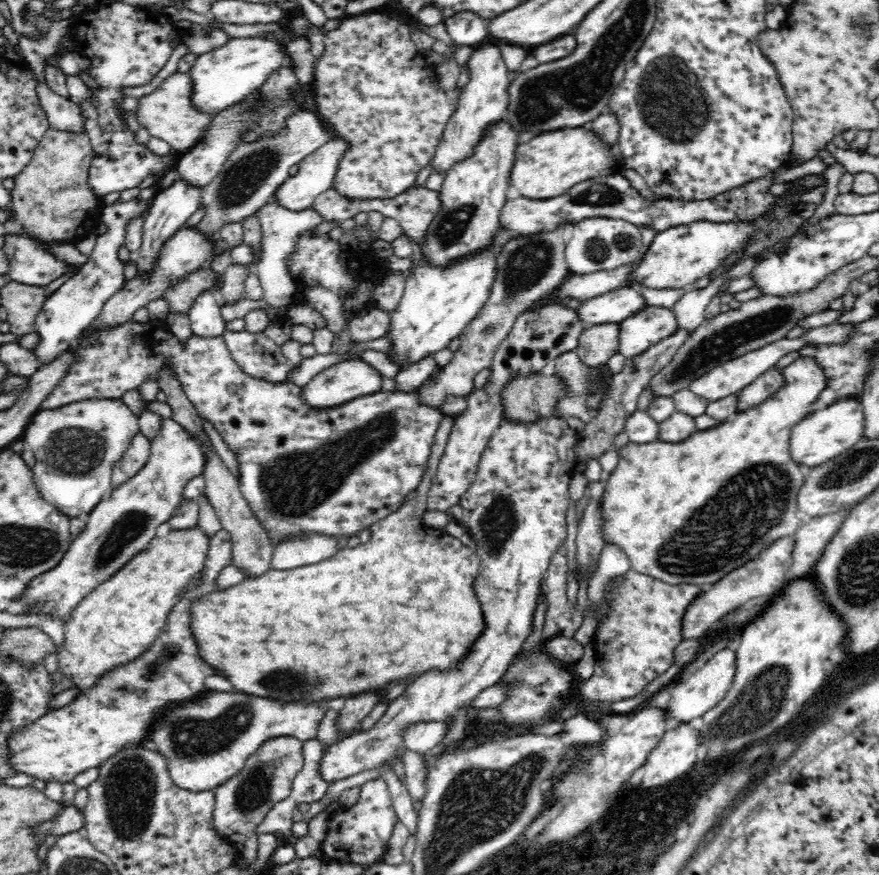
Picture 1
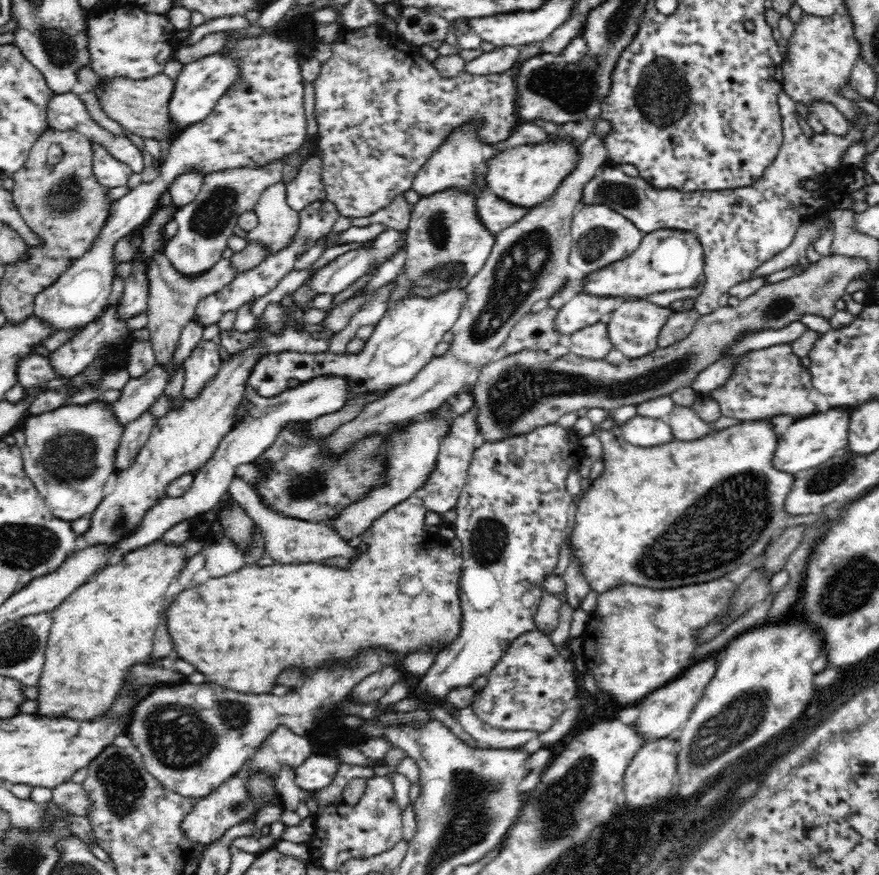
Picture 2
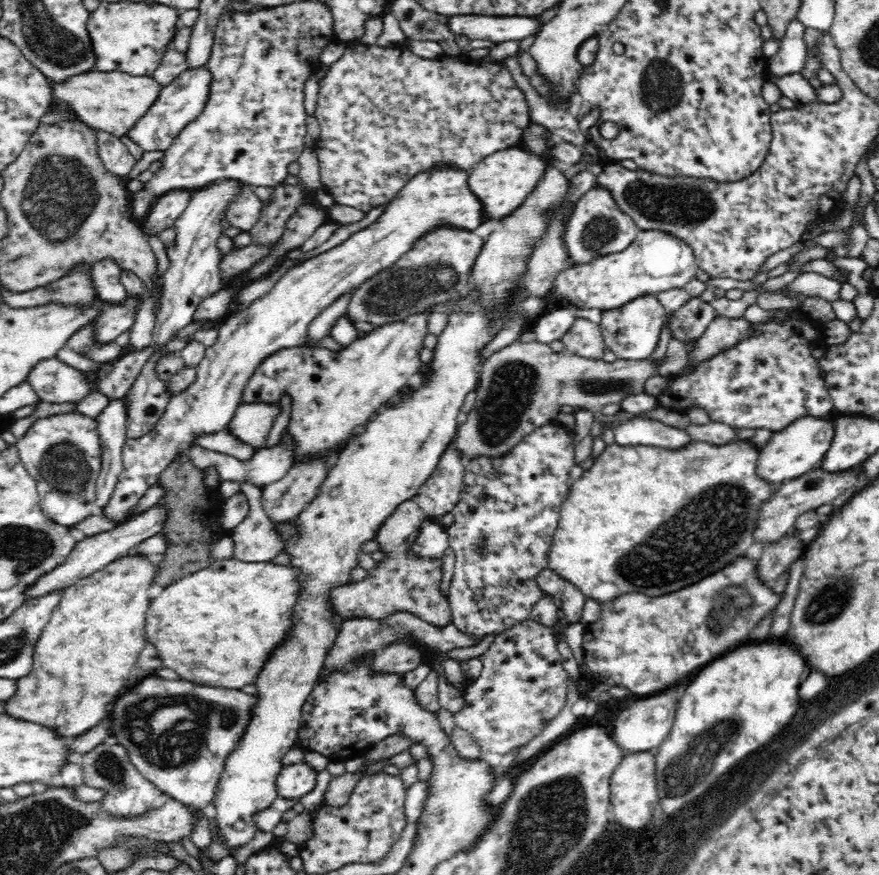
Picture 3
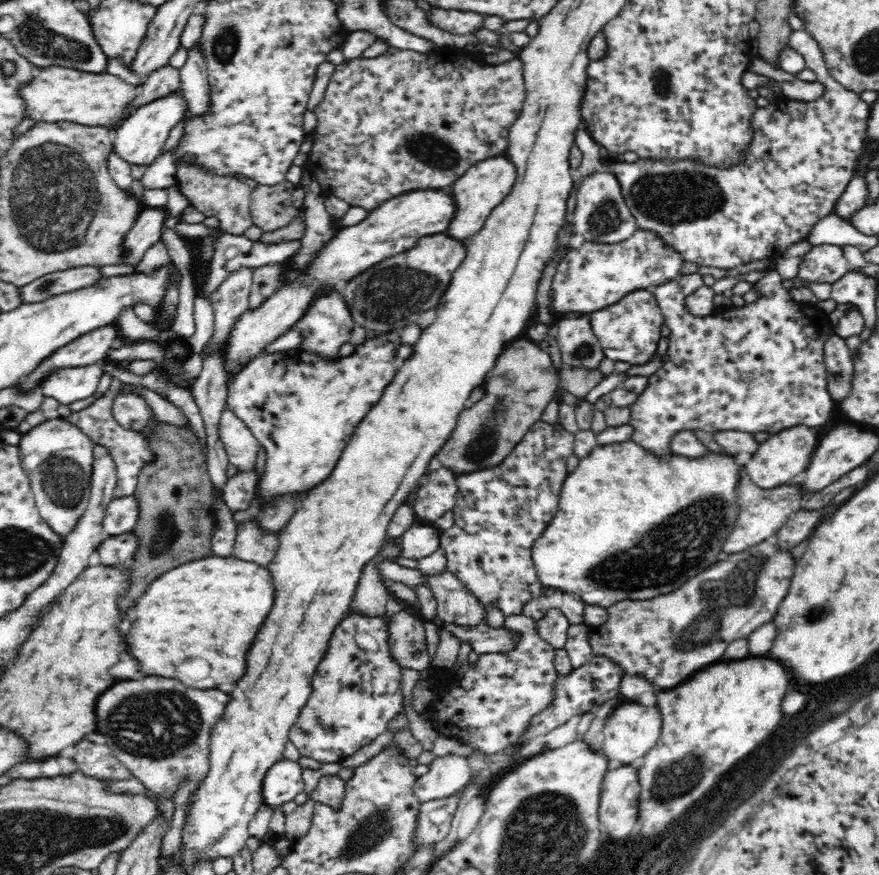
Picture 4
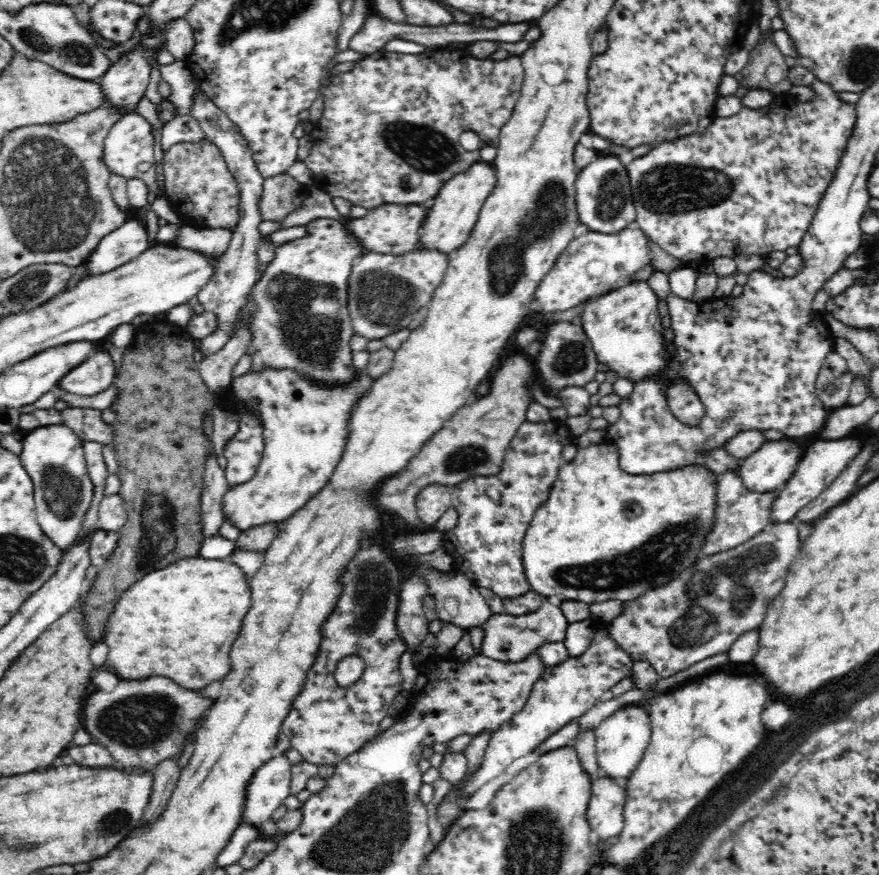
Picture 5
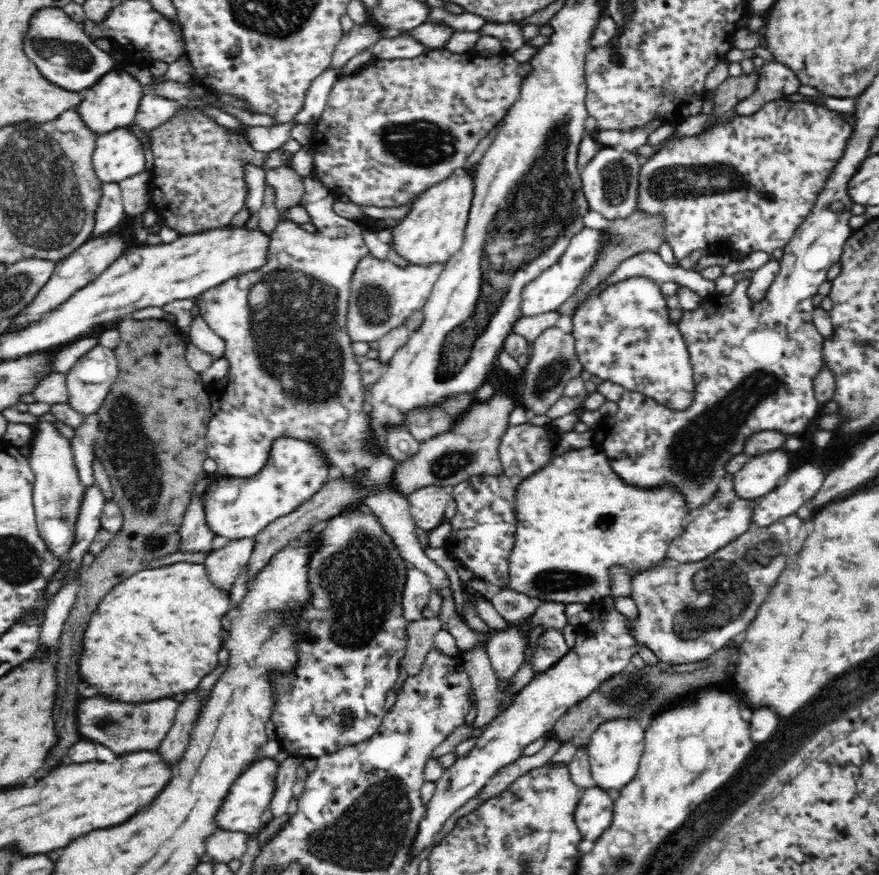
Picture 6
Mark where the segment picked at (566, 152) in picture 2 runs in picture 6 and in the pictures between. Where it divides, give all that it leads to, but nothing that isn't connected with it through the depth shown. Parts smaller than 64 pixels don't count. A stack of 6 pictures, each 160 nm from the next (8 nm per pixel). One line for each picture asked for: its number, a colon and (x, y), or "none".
3: (502, 181)
4: (486, 184)
5: (455, 210)
6: (433, 231)

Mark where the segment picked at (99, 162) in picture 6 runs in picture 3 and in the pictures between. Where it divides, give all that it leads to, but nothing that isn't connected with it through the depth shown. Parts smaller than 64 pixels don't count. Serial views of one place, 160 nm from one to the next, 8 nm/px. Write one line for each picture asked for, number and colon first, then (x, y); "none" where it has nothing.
3: (179, 103)
4: (139, 138)
5: (129, 146)

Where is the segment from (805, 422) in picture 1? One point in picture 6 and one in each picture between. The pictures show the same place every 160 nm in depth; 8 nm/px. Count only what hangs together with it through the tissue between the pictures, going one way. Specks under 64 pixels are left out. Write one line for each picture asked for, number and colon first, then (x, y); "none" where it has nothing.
2: (809, 441)
3: (800, 447)
4: (783, 457)
5: (766, 470)
6: (763, 473)

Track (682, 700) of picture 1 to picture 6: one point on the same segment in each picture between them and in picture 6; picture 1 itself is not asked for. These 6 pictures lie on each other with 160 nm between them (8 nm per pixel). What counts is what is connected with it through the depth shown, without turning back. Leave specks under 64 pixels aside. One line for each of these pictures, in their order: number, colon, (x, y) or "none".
2: (664, 712)
3: (644, 725)
4: (631, 730)
5: (621, 739)
6: (615, 749)

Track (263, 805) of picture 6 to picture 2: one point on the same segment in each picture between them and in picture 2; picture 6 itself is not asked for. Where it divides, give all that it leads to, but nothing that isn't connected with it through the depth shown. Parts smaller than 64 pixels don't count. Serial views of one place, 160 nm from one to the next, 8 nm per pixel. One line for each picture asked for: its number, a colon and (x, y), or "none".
2: (316, 773)
3: (294, 781)
4: (284, 781)
5: (272, 784)

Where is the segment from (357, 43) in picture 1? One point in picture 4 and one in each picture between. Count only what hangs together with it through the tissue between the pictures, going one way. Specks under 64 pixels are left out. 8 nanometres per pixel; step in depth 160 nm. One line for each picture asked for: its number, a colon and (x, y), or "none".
2: (382, 109)
3: (386, 114)
4: (404, 120)

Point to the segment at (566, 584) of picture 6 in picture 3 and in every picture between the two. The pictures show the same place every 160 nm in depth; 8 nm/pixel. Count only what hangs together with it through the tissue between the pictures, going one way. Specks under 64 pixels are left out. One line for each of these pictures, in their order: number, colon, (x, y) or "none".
3: (623, 522)
4: (631, 524)
5: (603, 534)

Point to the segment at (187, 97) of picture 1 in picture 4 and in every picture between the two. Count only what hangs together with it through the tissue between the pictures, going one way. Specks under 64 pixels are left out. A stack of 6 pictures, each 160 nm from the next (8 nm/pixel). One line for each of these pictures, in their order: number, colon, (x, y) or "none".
2: (142, 106)
3: (114, 101)
4: (55, 94)

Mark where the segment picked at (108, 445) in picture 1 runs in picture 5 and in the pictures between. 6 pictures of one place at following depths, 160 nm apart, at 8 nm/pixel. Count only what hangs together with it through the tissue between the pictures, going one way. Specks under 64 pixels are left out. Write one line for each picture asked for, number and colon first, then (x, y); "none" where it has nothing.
2: (69, 453)
3: (62, 452)
4: (57, 456)
5: (53, 456)

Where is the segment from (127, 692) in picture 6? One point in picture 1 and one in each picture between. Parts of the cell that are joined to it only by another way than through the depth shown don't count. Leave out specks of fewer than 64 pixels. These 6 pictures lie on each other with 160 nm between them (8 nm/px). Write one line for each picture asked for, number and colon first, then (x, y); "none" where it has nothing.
1: (403, 603)
2: (401, 593)
3: (229, 617)
4: (208, 612)
5: (181, 621)

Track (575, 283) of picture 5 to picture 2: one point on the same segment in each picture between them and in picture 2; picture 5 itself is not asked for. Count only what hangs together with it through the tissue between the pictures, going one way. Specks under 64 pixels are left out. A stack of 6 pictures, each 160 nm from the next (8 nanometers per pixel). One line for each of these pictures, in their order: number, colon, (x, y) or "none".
2: (668, 259)
3: (656, 261)
4: (599, 275)

